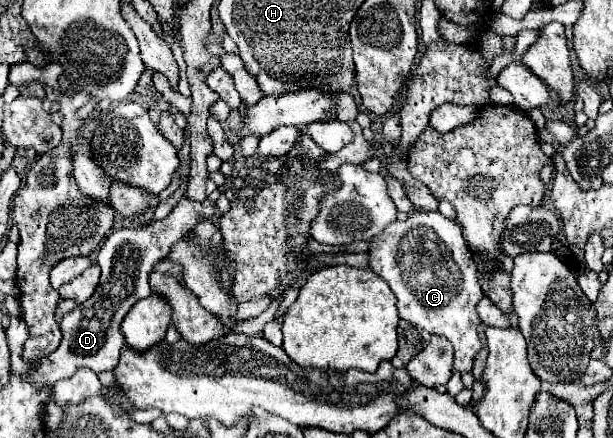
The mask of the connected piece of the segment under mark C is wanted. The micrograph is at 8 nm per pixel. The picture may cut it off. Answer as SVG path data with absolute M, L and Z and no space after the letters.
M439 210L435 212L417 212L409 216L405 222L391 222L377 238L371 238L369 242L369 266L387 280L391 286L393 294L397 296L397 308L399 316L429 334L445 336L453 348L455 348L455 360L453 368L459 372L471 372L473 362L477 352L483 348L479 336L477 336L477 326L479 326L479 316L477 316L477 302L483 298L483 290L479 286L477 278L477 268L473 264L469 246L465 246L465 238L461 234L461 226L457 226L455 220L445 218Z

